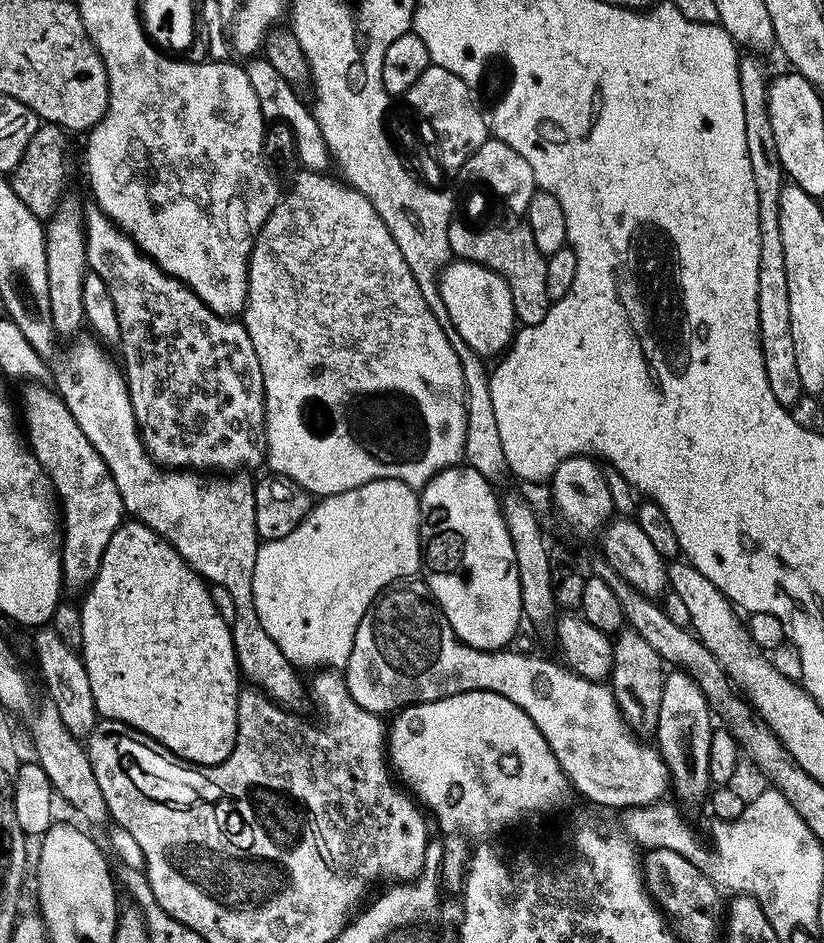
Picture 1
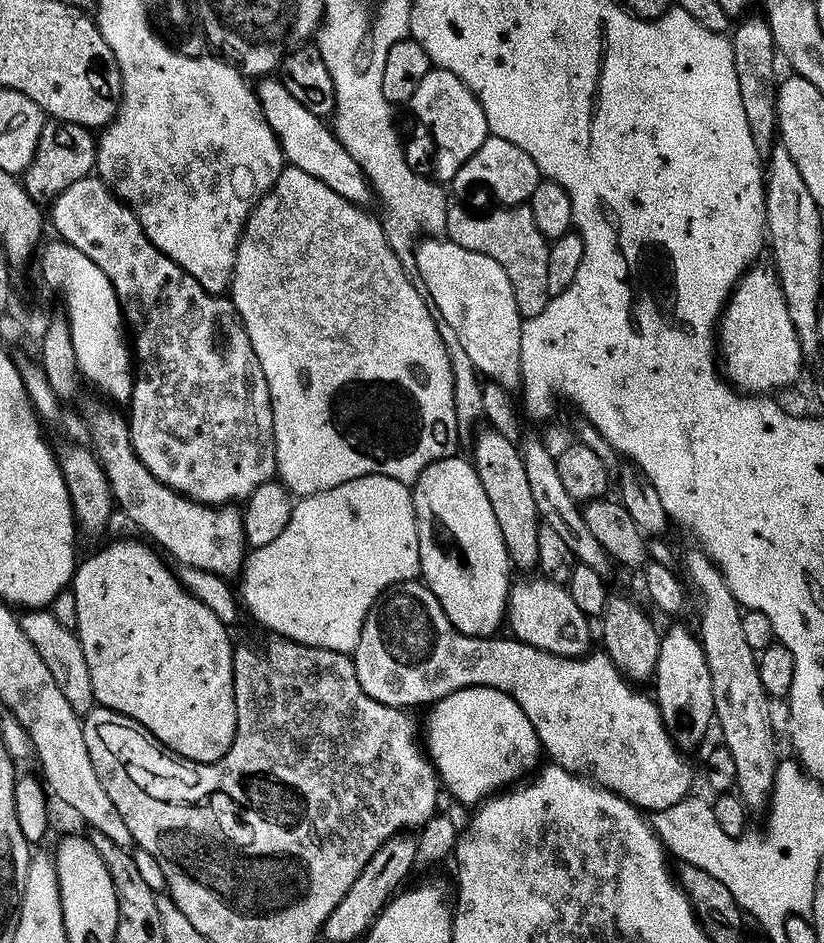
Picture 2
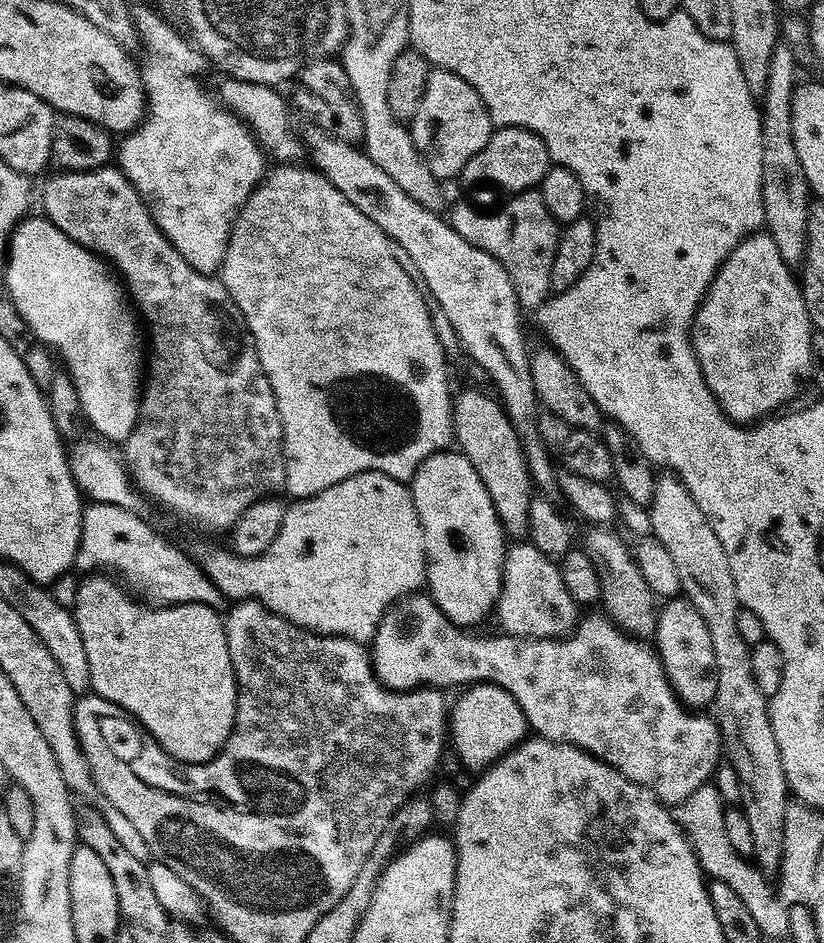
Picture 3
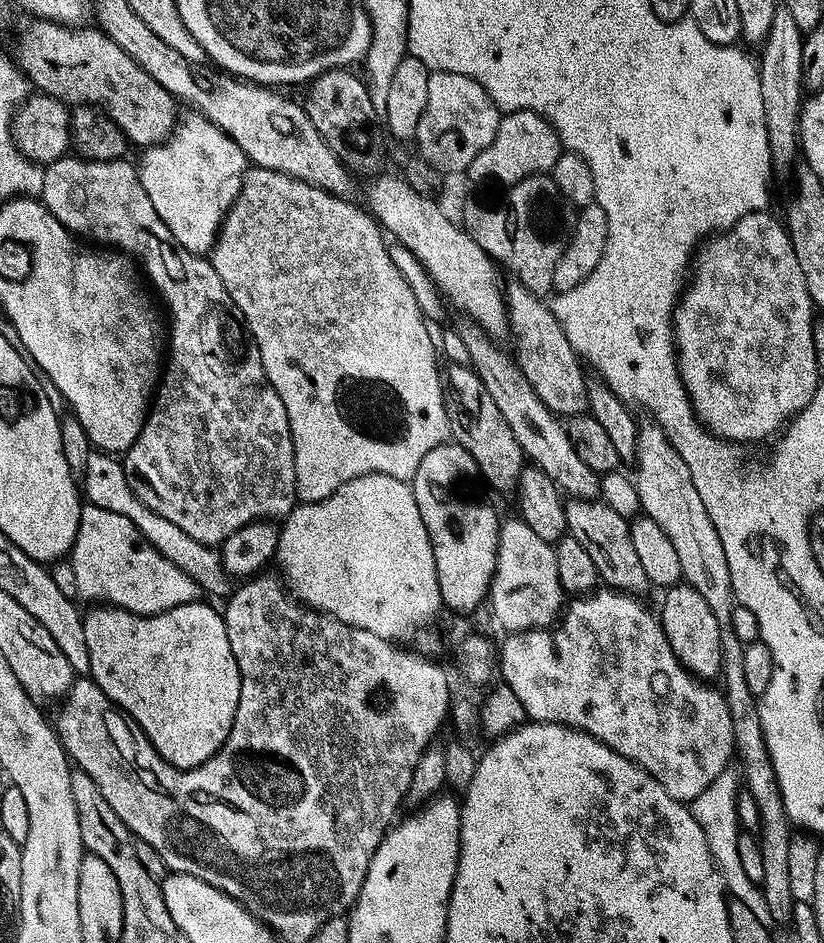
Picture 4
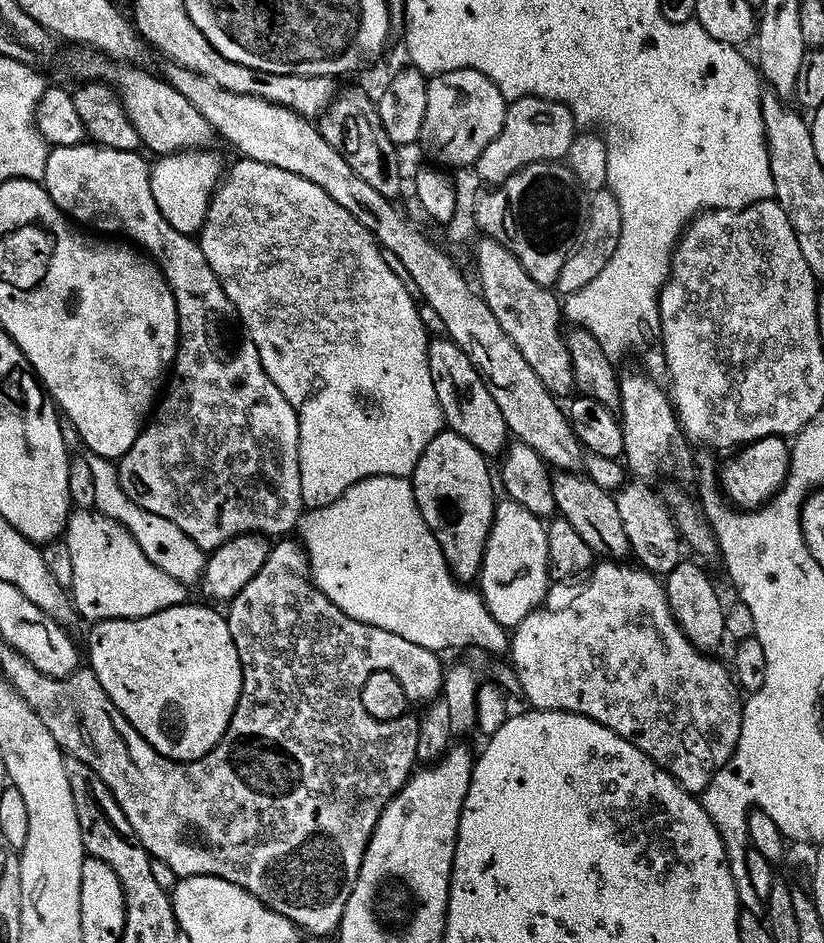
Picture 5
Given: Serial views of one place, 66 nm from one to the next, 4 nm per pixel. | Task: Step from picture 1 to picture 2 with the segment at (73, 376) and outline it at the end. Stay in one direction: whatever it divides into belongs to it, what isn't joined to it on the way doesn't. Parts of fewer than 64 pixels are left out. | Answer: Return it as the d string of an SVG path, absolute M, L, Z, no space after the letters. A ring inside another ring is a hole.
M100 408L87 417L87 424L92 431L91 447L112 488L113 501L137 529L140 527L145 532L145 537L150 536L153 545L169 557L172 555L185 568L206 570L225 578L235 577L243 569L246 545L244 518L239 507L200 504L158 482L134 454L128 422L123 415Z

